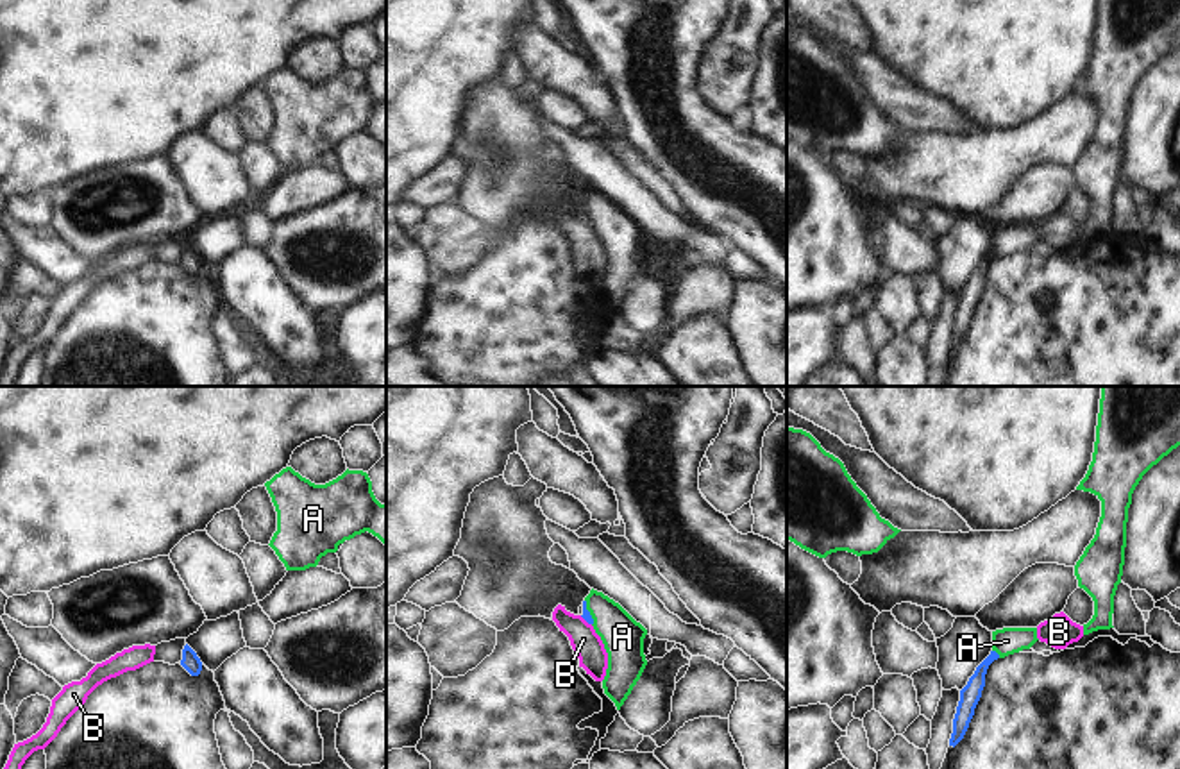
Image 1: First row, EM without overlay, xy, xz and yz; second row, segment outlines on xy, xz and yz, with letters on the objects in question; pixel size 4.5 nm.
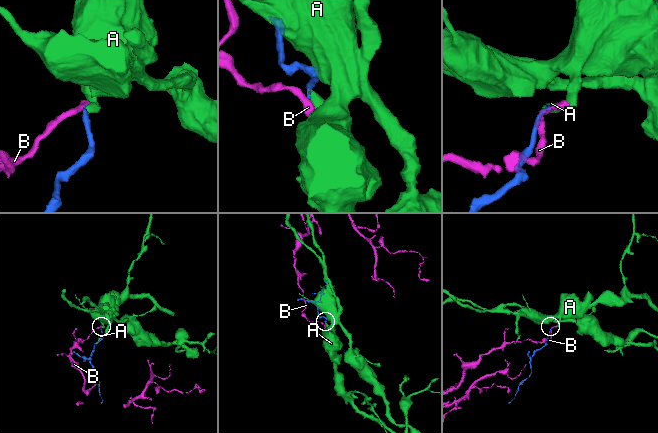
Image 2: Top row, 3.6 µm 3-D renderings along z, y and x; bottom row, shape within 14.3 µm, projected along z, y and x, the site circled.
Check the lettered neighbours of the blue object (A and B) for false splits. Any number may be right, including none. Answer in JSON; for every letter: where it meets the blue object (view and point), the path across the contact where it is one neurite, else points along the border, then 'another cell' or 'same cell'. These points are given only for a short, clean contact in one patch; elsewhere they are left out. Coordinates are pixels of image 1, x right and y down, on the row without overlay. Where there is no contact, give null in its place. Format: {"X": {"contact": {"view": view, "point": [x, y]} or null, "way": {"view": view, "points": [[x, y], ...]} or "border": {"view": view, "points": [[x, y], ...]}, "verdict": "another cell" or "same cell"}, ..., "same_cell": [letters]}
{"A": {"contact": {"view": "yz", "point": [996, 253]}, "way": {"view": "yz", "points": [[969, 295], [982, 267], [996, 253], [1007, 240]]}, "verdict": "same cell"}, "B": {"contact": {"view": "xz", "point": [585, 219]}, "border": {"view": "xz", "points": [[580, 215], [590, 224]]}, "verdict": "another cell"}, "same_cell": ["A"]}

